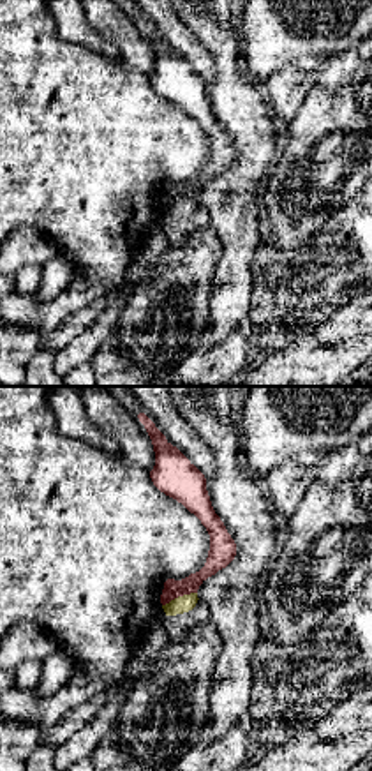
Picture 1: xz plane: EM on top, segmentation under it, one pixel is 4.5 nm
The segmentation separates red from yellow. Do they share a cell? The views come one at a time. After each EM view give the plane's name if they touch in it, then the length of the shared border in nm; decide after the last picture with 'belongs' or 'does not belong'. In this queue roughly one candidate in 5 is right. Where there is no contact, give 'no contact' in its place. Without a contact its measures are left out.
meets red in xz; contact 170 nm long

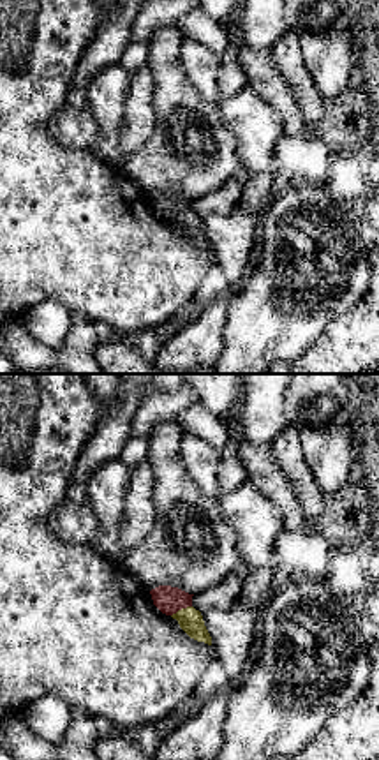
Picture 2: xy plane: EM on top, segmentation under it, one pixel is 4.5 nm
meets red in xy; contact 110 nm long

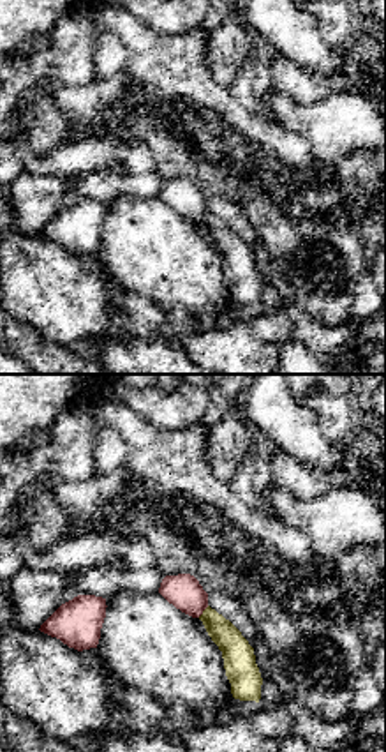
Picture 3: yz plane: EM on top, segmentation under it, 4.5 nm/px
meets red in yz; contact 80 nm long

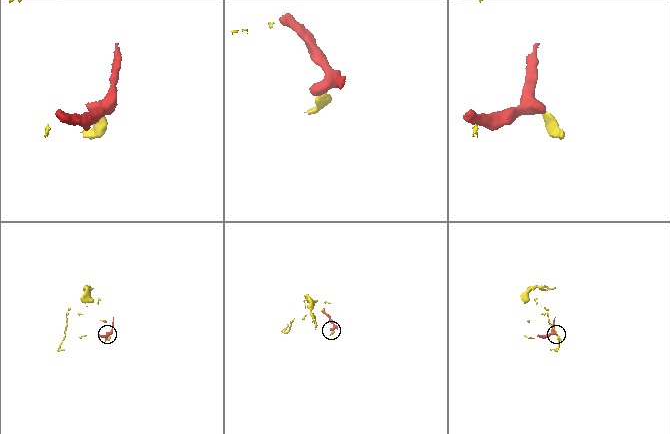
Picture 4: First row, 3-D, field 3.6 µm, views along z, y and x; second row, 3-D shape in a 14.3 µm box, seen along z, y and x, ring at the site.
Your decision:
does not belong

